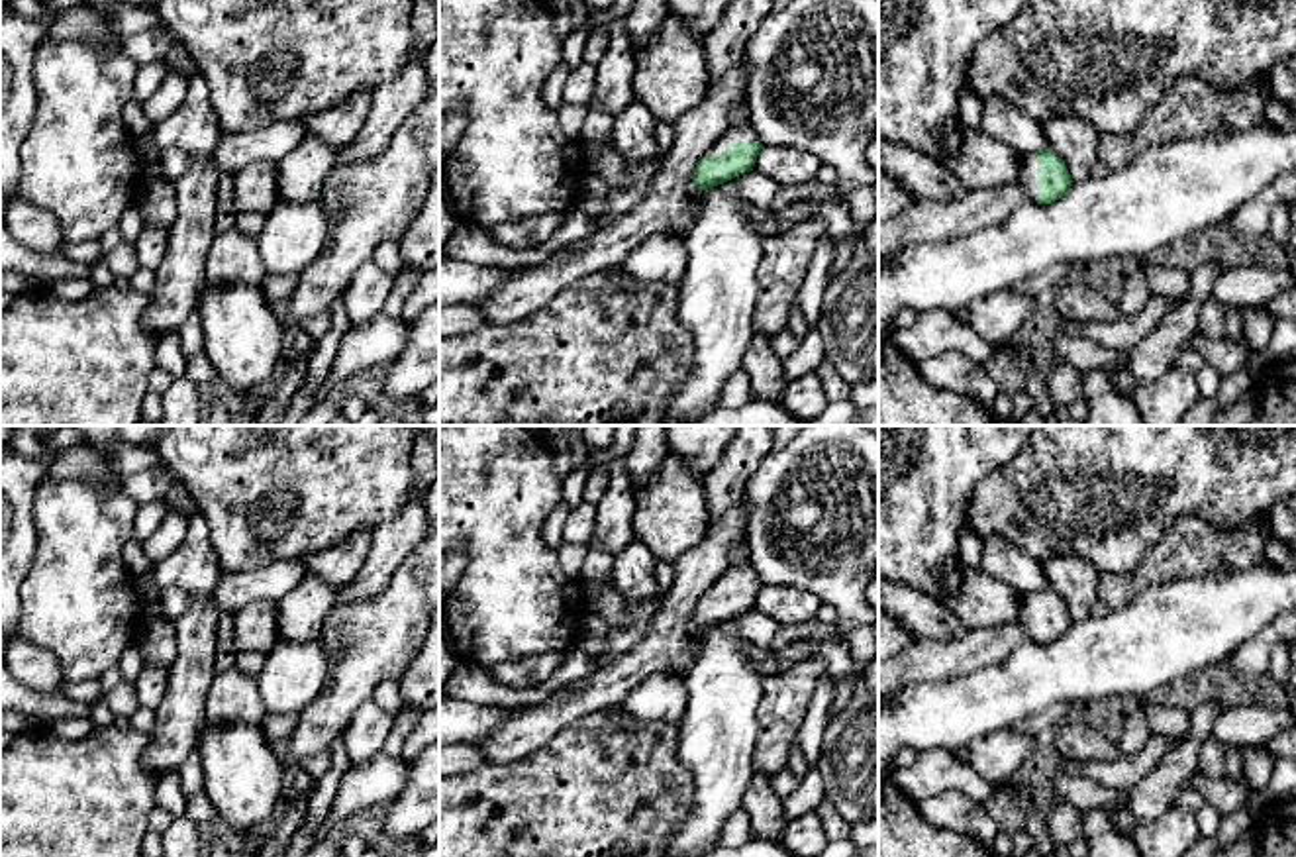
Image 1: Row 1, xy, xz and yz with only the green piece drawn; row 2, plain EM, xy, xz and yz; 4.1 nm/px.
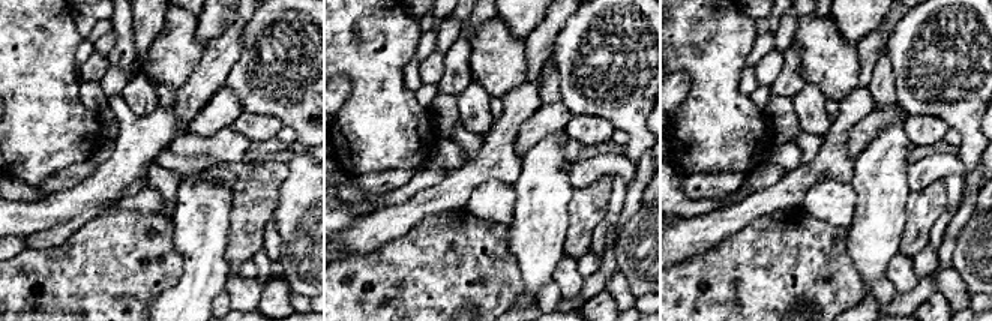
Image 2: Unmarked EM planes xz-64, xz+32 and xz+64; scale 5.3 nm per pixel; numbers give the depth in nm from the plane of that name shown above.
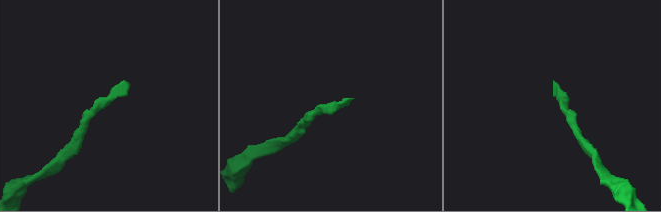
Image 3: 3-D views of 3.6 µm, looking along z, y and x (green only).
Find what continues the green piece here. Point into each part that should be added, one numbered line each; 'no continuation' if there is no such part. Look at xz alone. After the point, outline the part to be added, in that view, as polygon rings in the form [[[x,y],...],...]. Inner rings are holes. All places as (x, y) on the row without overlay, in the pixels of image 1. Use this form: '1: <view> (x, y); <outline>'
1: xz (744, 571); [[[739,563],[739,565],[729,565],[723,575],[708,588],[704,598],[710,598],[714,594],[722,594],[729,582],[761,582],[761,577],[753,569],[753,565]]]

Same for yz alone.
1: yz (1028, 603); [[[1020,592],[1020,626],[1025,637],[1037,639],[1037,596]]]

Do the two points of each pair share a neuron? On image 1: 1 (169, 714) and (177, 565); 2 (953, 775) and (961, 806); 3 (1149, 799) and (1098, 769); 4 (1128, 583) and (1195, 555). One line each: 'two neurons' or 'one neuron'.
1: one neuron
2: two neurons
3: two neurons
4: one neuron

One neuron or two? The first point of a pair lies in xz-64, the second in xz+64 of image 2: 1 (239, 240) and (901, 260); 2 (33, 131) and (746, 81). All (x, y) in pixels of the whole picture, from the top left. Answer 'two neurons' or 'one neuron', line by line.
1: two neurons
2: two neurons

